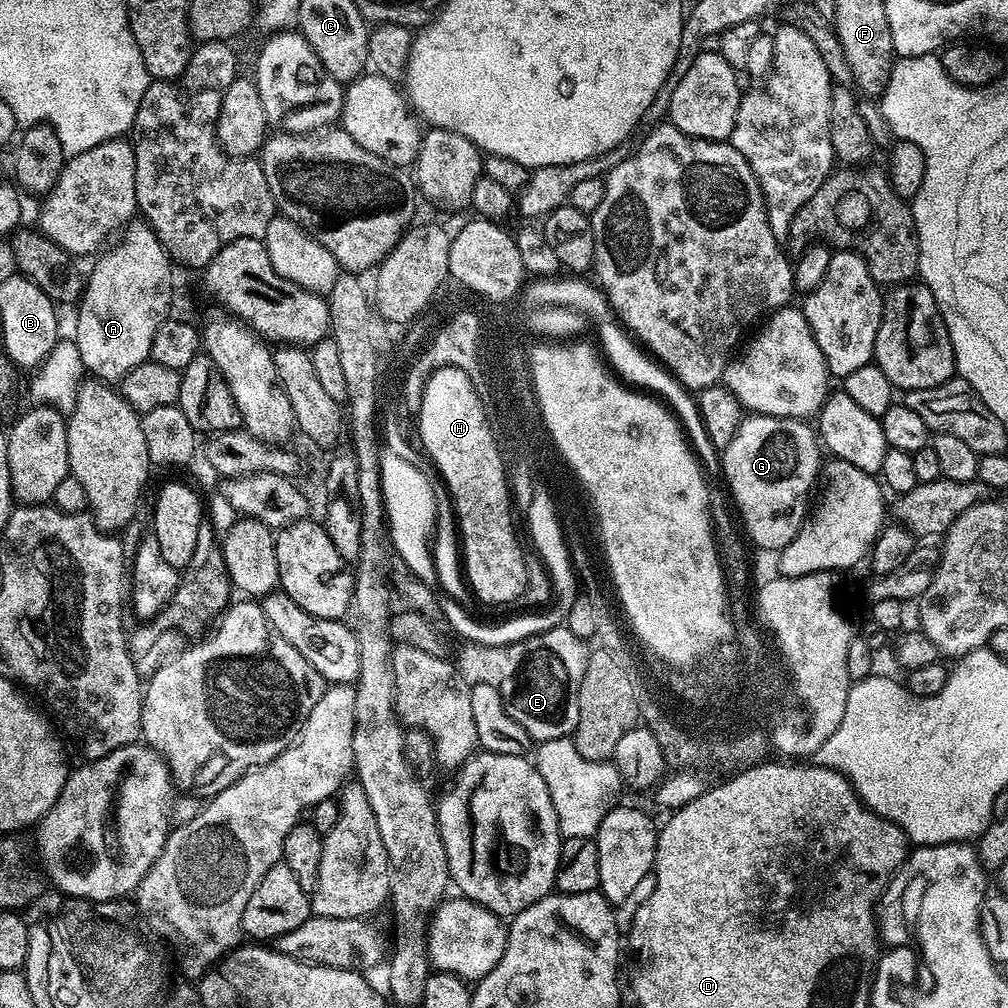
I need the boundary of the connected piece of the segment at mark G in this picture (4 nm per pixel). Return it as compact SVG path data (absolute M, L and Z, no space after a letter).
M745 415L742 426L738 426L738 434L734 434L734 442L722 449L722 464L727 469L729 485L732 486L733 499L739 515L743 519L744 529L758 548L779 552L785 548L798 534L804 525L806 513L810 508L808 495L818 484L822 472L822 444L818 432L811 423L804 420L791 420L785 416Z

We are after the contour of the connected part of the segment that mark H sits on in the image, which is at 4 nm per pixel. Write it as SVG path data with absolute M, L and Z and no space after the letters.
M442 368L433 373L425 384L418 421L418 436L424 443L423 451L428 452L429 458L436 463L437 470L444 475L448 492L452 495L451 503L455 509L459 543L462 545L462 565L468 588L474 593L475 599L480 599L484 604L519 601L527 585L527 568L524 561L525 549L520 546L516 528L512 525L514 503L510 495L510 476L506 471L506 460L503 460L505 457L496 443L496 436L484 412L484 404L462 369Z

